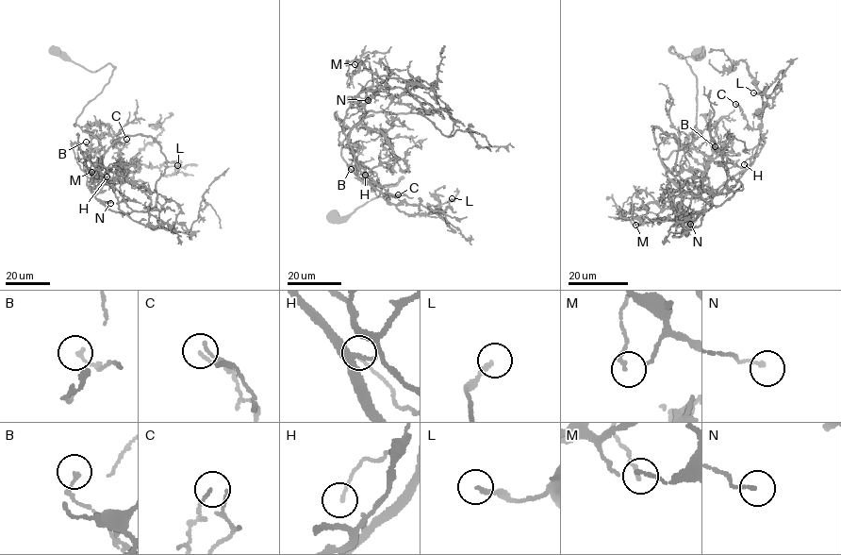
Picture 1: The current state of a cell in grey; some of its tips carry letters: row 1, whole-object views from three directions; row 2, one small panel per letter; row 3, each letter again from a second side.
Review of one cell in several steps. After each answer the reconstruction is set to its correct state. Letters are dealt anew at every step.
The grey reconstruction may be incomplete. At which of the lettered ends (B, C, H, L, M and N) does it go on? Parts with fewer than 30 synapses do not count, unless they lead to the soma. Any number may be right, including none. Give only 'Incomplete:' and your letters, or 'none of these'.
Incomplete: none of these

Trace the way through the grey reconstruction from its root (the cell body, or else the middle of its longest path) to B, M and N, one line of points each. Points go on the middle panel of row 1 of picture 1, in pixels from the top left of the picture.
B: (334, 216), (350, 215), (403, 177), (379, 187), (341, 156), (347, 134), (372, 114), (350, 132), (351, 169)
M: (334, 216), (403, 177), (379, 187), (341, 156), (372, 114), (360, 116), (370, 64), (354, 64)
N: (334, 216), (403, 177), (379, 187), (341, 156), (372, 114), (347, 137), (350, 103), (368, 100)

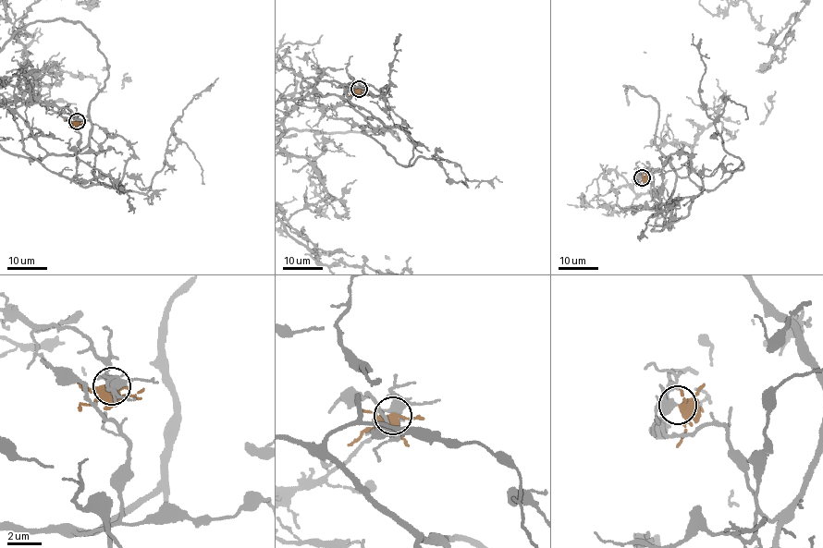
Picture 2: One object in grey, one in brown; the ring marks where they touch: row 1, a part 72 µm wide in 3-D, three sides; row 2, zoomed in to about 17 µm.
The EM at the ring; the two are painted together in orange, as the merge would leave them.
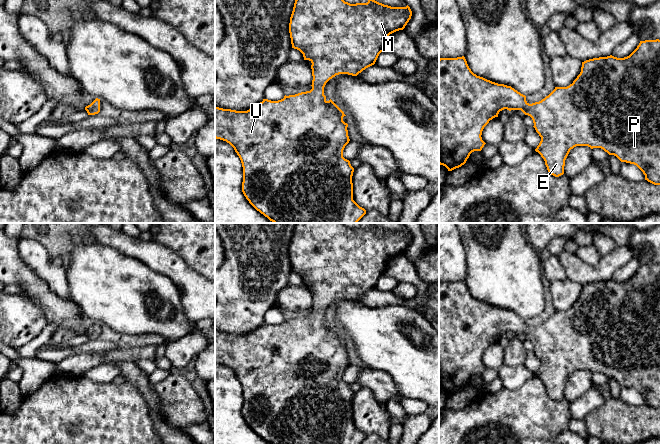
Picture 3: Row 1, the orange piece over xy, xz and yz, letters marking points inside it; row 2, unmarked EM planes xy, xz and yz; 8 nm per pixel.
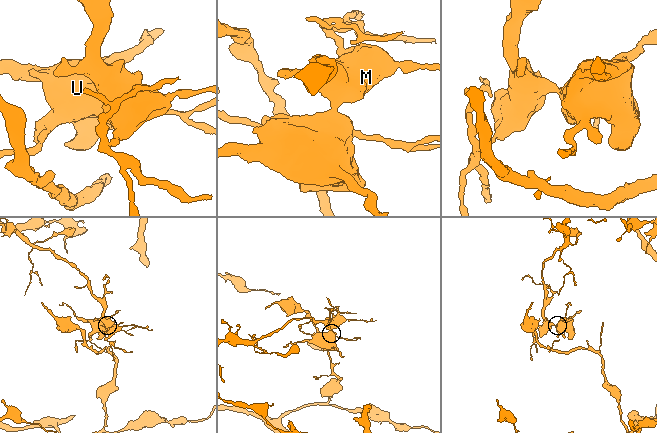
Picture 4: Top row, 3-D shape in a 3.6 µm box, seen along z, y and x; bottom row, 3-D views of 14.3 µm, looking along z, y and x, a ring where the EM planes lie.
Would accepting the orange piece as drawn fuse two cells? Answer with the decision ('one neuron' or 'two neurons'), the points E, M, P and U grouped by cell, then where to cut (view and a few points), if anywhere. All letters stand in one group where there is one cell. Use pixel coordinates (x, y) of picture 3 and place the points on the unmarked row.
one neuron; groups E M P U; cut none

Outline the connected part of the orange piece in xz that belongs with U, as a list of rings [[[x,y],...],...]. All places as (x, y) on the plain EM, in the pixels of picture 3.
[[[296,223],[290,241],[289,257],[292,272],[299,274],[303,278],[304,284],[309,284],[312,287],[312,313],[295,319],[285,319],[283,323],[278,325],[263,323],[262,326],[247,335],[223,333],[215,330],[215,362],[226,365],[234,372],[243,391],[242,416],[249,427],[269,444],[360,444],[366,438],[366,434],[353,424],[352,400],[354,392],[350,385],[343,381],[343,374],[350,365],[347,354],[348,348],[343,345],[343,341],[346,339],[331,323],[326,324],[324,311],[336,299],[357,300],[366,292],[374,289],[379,278],[385,274],[388,260],[403,254],[411,240],[412,235],[408,229],[406,231],[391,231],[374,223],[369,223],[367,227],[356,228],[350,228],[343,223]]]

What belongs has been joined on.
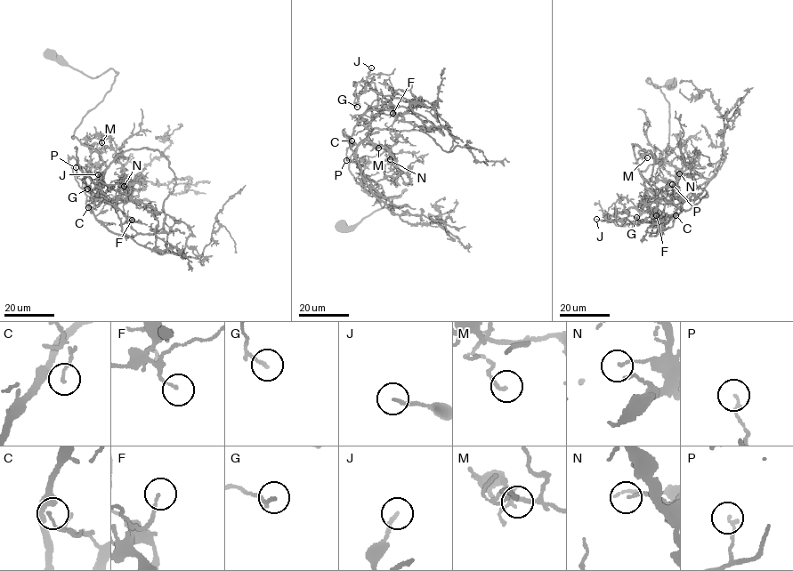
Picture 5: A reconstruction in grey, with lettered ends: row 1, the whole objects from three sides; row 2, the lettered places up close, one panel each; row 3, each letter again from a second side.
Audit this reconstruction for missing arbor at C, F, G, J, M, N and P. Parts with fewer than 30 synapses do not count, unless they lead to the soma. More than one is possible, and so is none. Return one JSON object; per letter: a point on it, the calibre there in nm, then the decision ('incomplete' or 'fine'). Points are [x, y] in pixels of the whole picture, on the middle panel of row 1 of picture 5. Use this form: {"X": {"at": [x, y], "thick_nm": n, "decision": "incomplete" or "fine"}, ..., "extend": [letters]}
{"C": {"at": [351, 140], "thick_nm": 90, "decision": "fine"}, "F": {"at": [392, 113], "thick_nm": 110, "decision": "fine"}, "G": {"at": [357, 107], "thick_nm": 100, "decision": "fine"}, "J": {"at": [371, 68], "thick_nm": 160, "decision": "incomplete"}, "M": {"at": [378, 148], "thick_nm": 150, "decision": "fine"}, "N": {"at": [390, 159], "thick_nm": 100, "decision": "fine"}, "P": {"at": [346, 160], "thick_nm": 150, "decision": "fine"}, "extend": ["J"]}

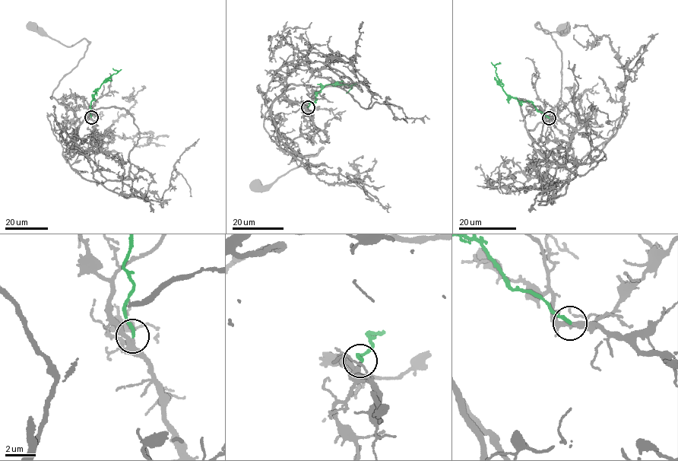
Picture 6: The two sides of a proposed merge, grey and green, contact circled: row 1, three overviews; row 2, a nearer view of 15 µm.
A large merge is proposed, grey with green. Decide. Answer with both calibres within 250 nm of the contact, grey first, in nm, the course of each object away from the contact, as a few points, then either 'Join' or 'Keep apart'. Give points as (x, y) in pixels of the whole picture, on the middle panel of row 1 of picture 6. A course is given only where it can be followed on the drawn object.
Thickness 170 nm (grey) against 200 nm. Course of grey: (308, 107), (311, 117), (282, 90), (293, 87), (273, 102), (264, 127), (302, 158), (323, 148), (256, 185). Course of green: (308, 107), (308, 103), (314, 102), (315, 94), (325, 85), (336, 83), (351, 85), (346, 93). Join

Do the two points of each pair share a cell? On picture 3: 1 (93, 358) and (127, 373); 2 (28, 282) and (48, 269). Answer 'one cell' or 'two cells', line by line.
1: two cells
2: two cells

